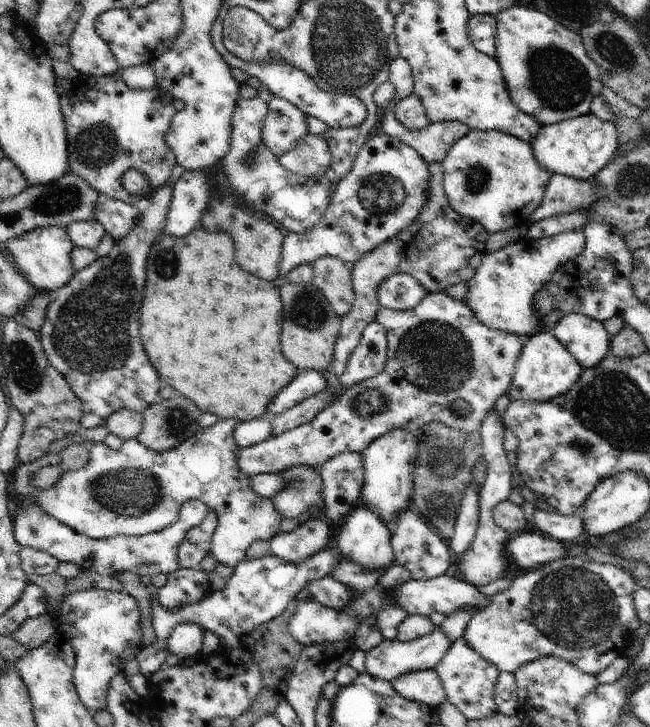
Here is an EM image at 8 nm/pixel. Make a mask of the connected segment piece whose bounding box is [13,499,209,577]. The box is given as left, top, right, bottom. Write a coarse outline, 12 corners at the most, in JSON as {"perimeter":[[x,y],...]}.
{"perimeter":[[190,499],[168,528],[91,539],[38,503],[18,505],[14,538],[76,570],[169,575],[209,508]]}

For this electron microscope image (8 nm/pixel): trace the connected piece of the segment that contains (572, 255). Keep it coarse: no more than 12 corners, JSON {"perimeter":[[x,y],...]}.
{"perimeter":[[582,229],[485,255],[464,301],[488,328],[530,338]]}

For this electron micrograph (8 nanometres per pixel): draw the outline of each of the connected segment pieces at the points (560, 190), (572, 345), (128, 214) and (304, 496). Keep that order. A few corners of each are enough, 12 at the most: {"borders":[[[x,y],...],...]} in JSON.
{"borders":[[[552,175],[528,223],[583,209],[600,197],[591,178]],[[565,314],[551,331],[583,369],[609,353],[599,320]],[[118,199],[93,206],[95,219],[118,240],[142,217],[142,206]],[[301,466],[280,473],[287,487],[272,500],[283,518],[314,505],[324,511],[323,480]]]}

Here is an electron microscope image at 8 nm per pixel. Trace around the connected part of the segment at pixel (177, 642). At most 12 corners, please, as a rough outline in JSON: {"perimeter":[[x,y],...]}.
{"perimeter":[[197,622],[173,628],[167,653],[183,660],[200,652],[203,632]]}

